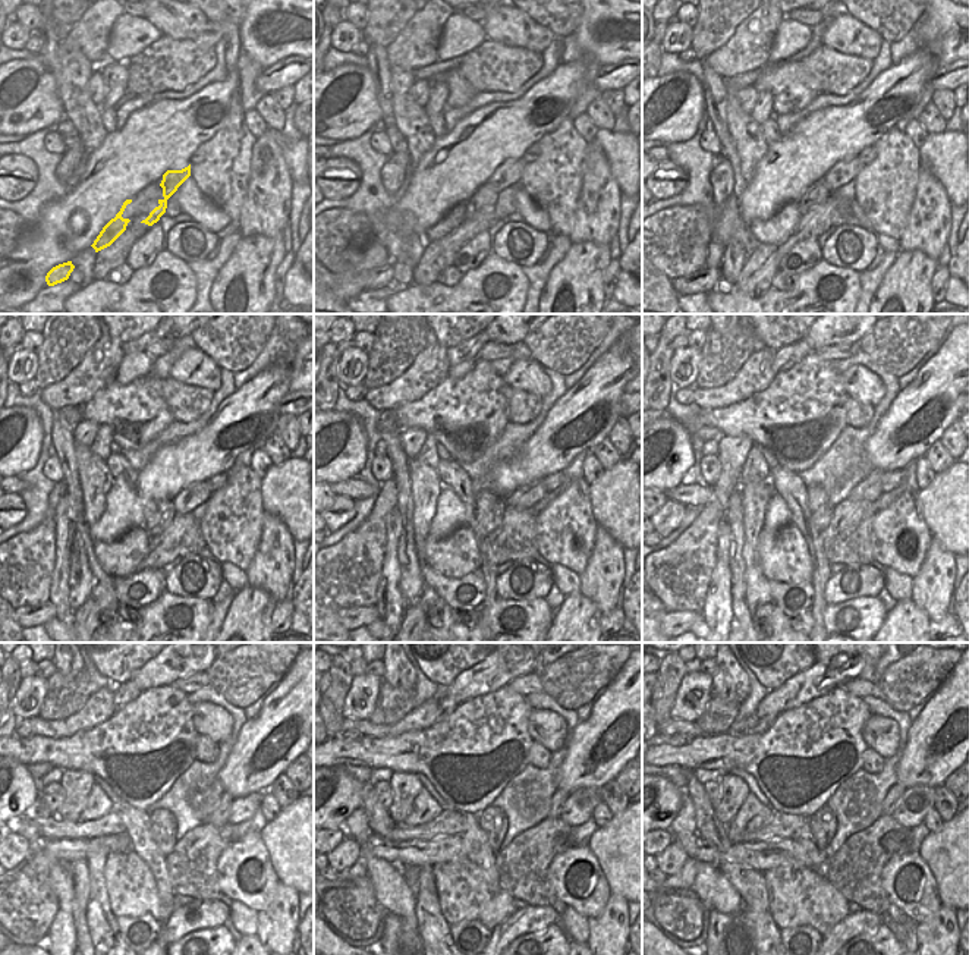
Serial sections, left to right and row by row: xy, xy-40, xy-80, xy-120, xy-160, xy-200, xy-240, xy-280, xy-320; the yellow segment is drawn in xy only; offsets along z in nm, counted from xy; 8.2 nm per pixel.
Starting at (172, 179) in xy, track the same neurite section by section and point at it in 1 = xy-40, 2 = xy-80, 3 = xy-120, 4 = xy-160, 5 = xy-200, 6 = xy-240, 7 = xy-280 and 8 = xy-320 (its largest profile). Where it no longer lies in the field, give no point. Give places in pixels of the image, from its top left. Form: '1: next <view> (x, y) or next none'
1: next xy-40 (509, 173)
2: next xy-80 (843, 172)
3: next xy-120 (186, 500)
4: next xy-160 (527, 496)
5: next xy-200 (870, 489)
6: next xy-240 (219, 817)
7: next xy-280 (559, 797)
8: next xy-320 (894, 794)

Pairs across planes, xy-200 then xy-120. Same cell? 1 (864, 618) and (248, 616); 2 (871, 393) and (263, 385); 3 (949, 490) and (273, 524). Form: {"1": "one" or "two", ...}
{"1": "two", "2": "two", "3": "two"}

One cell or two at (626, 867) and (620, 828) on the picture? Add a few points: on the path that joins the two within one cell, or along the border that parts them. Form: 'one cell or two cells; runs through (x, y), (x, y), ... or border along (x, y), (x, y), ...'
one cell; runs through (626, 857), (626, 838)

